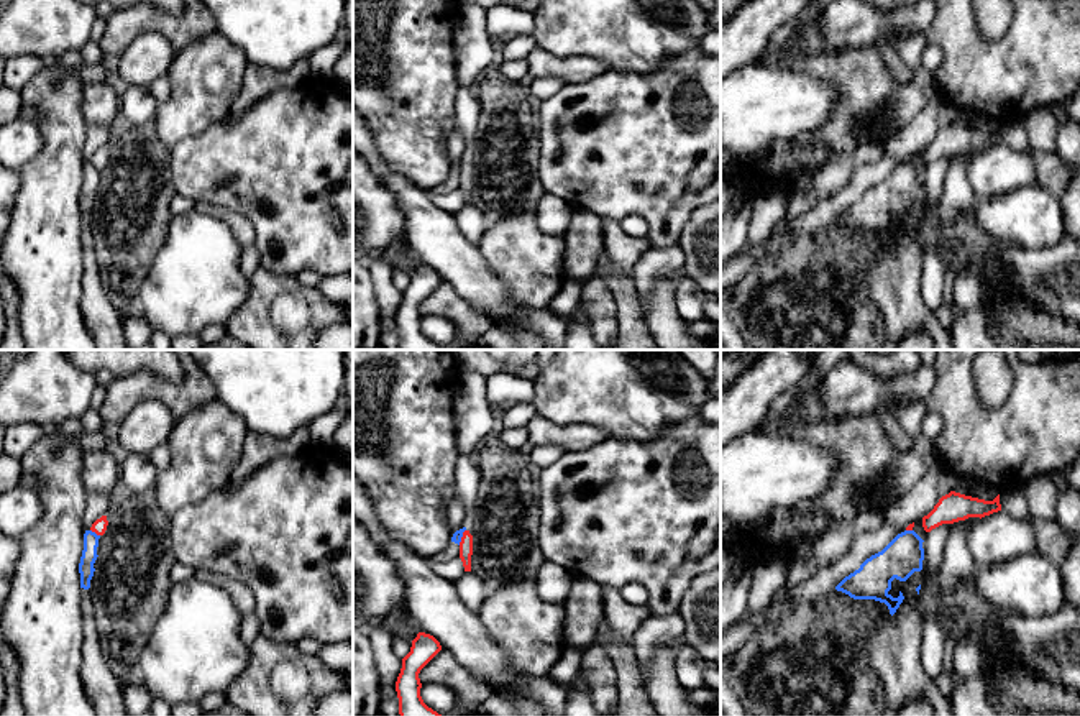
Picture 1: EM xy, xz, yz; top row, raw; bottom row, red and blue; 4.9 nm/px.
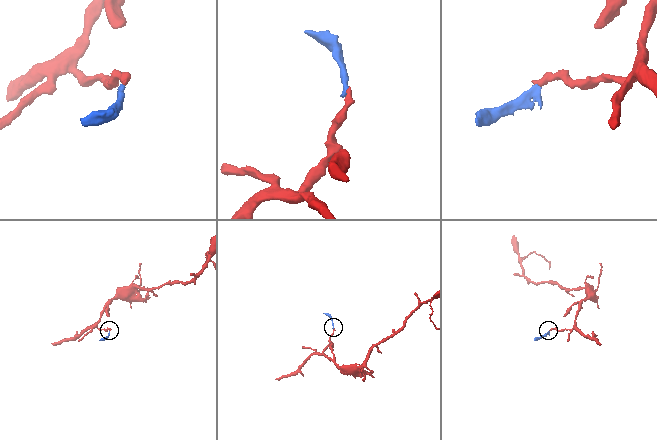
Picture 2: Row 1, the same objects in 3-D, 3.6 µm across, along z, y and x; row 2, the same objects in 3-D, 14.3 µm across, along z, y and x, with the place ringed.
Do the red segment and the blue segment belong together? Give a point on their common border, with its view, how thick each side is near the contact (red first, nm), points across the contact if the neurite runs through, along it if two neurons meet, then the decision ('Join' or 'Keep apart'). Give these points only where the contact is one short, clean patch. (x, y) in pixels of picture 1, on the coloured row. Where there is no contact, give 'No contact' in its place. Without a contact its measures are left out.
Touches red at xy (96, 532). Thickness 70 nm (red) against 80 nm. Boundary: xy (91, 529), (99, 536). Keep apart

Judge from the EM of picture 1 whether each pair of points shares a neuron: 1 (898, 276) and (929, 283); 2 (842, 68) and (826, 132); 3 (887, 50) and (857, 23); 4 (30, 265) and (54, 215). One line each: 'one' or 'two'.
1: two
2: one
3: two
4: one

